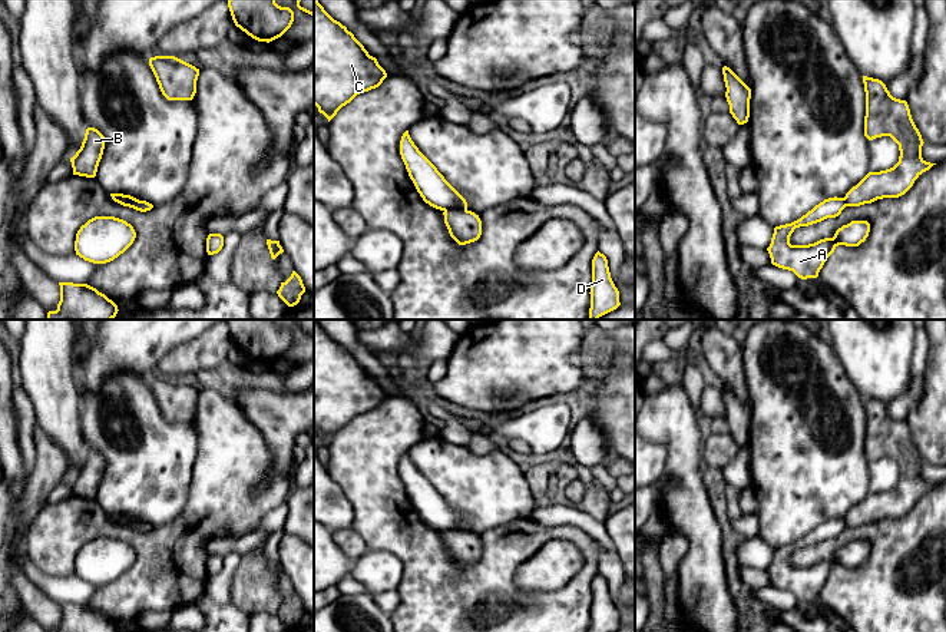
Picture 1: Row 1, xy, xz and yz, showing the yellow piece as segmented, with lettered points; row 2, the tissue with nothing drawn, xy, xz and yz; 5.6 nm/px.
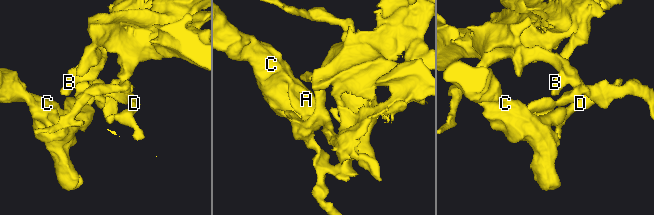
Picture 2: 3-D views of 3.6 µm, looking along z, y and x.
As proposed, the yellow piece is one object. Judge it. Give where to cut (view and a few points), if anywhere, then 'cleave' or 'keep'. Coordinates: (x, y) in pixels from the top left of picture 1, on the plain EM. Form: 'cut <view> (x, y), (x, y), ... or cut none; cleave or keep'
cut xz (466, 529), (447, 529), (445, 532); cleave

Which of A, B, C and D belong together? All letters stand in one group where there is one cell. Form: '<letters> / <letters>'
A C / B D

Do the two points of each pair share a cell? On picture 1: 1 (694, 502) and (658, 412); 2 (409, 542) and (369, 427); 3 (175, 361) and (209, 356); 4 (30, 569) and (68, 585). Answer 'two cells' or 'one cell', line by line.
1: one cell
2: one cell
3: one cell
4: one cell

